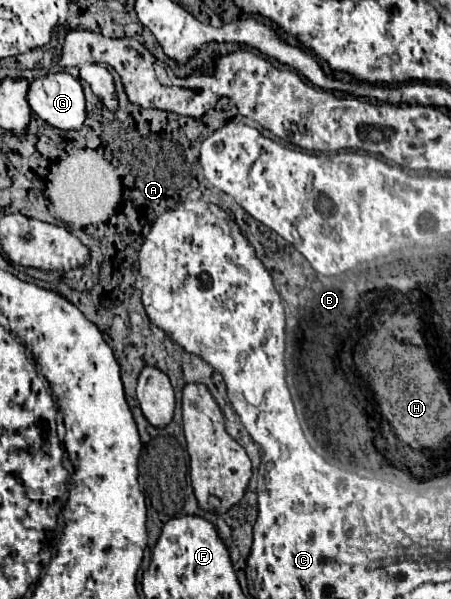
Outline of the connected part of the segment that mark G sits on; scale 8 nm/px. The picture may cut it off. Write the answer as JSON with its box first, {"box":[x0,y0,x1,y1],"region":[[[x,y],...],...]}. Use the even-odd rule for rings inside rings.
{"box":[28,72,86,132],"region":[[[66,72],[36,78],[30,84],[28,102],[42,120],[58,130],[78,132],[86,120],[82,86]]]}

